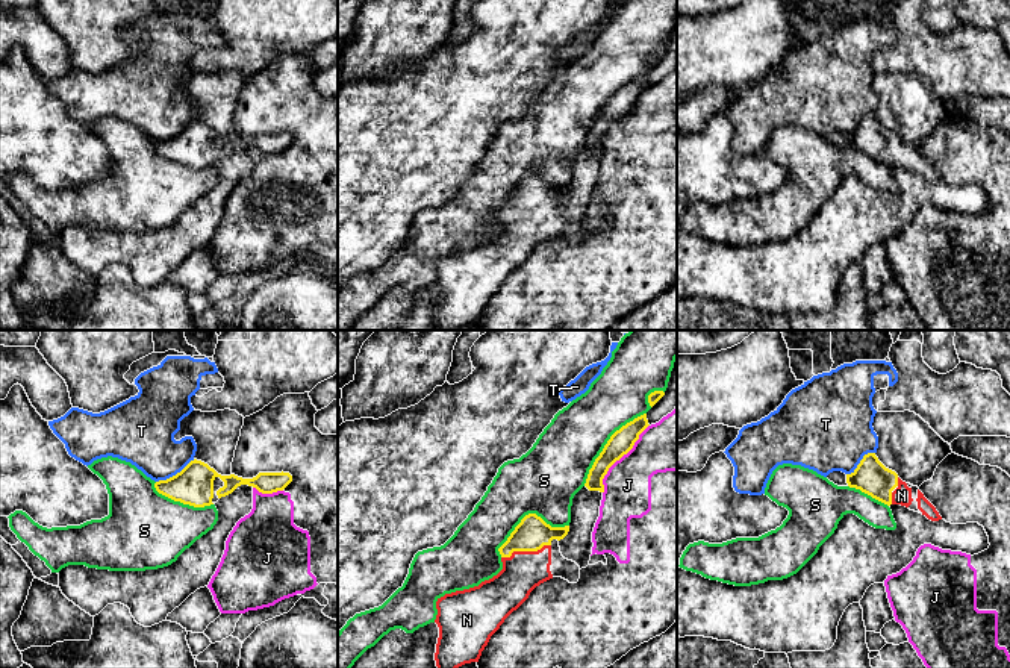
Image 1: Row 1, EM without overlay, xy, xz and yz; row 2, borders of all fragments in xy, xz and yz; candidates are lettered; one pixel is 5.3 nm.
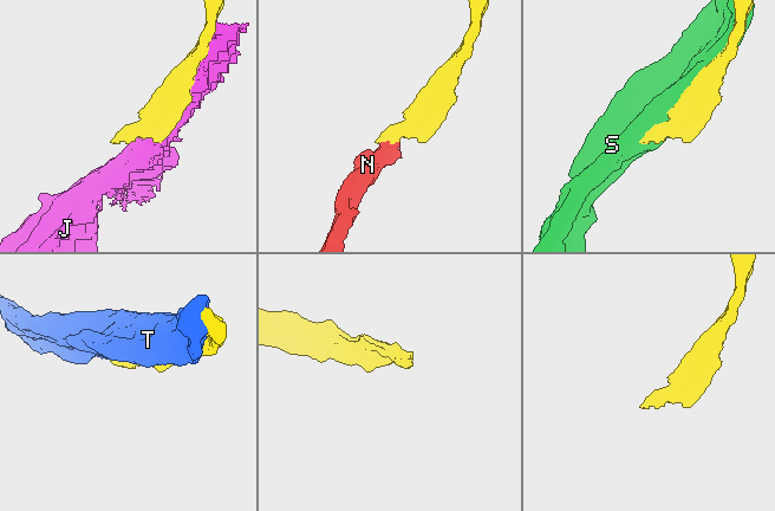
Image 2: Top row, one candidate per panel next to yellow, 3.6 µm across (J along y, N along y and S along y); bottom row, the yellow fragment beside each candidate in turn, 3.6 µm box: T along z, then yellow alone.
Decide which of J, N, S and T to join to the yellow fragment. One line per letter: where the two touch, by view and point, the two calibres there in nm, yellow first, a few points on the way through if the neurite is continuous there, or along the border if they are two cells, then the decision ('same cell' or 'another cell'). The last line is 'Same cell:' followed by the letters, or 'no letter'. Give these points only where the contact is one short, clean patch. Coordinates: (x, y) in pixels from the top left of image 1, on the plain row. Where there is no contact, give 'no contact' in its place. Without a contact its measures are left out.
J: xz (620, 118) | 120/260 nm | another cell
N: xz (526, 211) | 180/220 nm | across xz (532, 194), (526, 211), (523, 232) | same cell
S: xz (606, 105) | 120/320 nm | another cell
T: xy (176, 135) | 200/300 nm | another cell
Same cell: N

